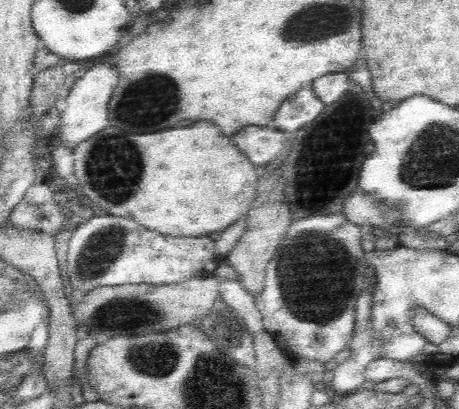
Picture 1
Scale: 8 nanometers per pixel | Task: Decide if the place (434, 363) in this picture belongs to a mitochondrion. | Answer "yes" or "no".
no

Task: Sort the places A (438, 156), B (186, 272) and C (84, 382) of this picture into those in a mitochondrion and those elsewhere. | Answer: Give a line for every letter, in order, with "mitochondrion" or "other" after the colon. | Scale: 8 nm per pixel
A: mitochondrion
B: other
C: other

